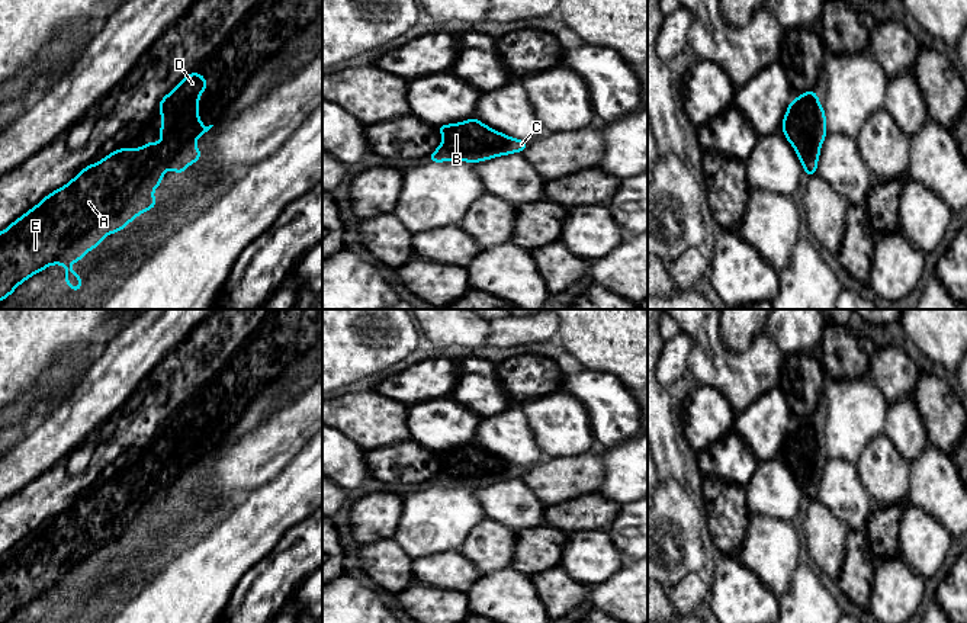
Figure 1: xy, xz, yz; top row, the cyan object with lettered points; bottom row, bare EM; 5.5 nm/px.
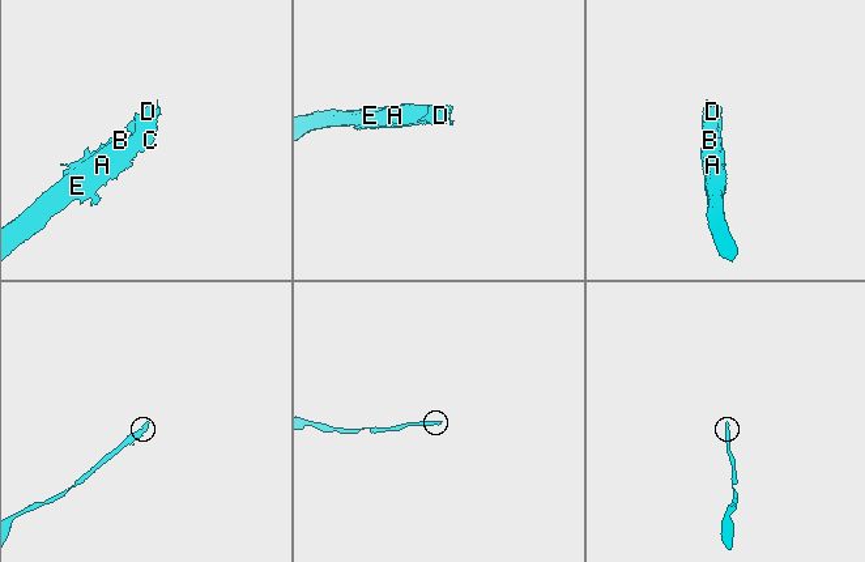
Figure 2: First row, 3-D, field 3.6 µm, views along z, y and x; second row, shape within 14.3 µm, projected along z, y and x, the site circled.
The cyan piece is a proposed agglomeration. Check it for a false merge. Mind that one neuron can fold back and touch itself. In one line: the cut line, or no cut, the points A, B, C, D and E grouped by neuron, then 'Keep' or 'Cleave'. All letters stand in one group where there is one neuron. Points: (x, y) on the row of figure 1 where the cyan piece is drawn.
No split. Groups: A B C D E. Keep

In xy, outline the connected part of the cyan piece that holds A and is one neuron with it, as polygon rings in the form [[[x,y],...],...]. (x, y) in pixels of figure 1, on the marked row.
[[[190,71],[158,103],[160,142],[145,142],[142,148],[118,148],[84,167],[67,184],[46,195],[0,232],[0,302],[20,283],[52,264],[65,266],[62,277],[67,288],[74,292],[81,289],[84,282],[70,266],[84,258],[89,250],[96,250],[105,237],[125,229],[136,216],[155,208],[152,192],[161,184],[168,168],[181,174],[202,157],[202,150],[196,148],[195,142],[213,126],[205,126],[199,119],[199,97],[206,89],[205,76]]]

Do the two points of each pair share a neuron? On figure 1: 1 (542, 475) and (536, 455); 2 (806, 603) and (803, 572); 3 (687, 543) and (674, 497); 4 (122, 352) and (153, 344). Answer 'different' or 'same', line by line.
1: different
2: same
3: same
4: same

